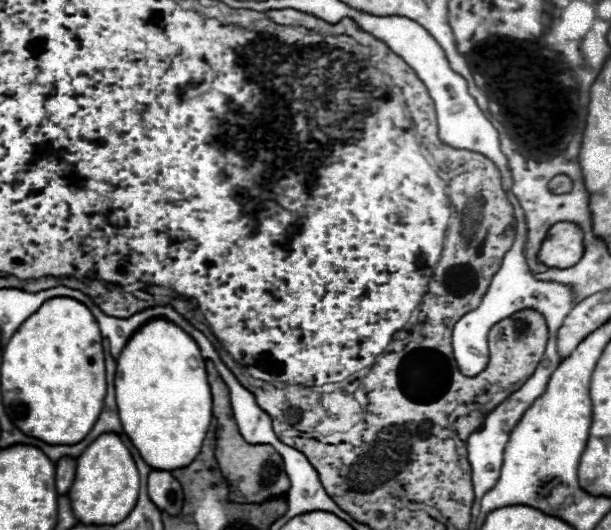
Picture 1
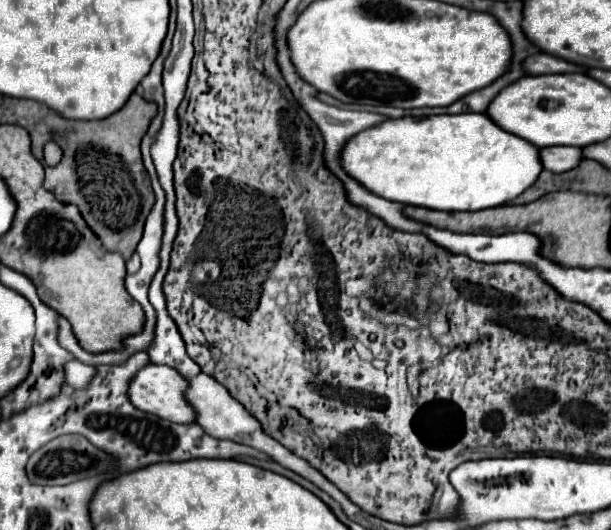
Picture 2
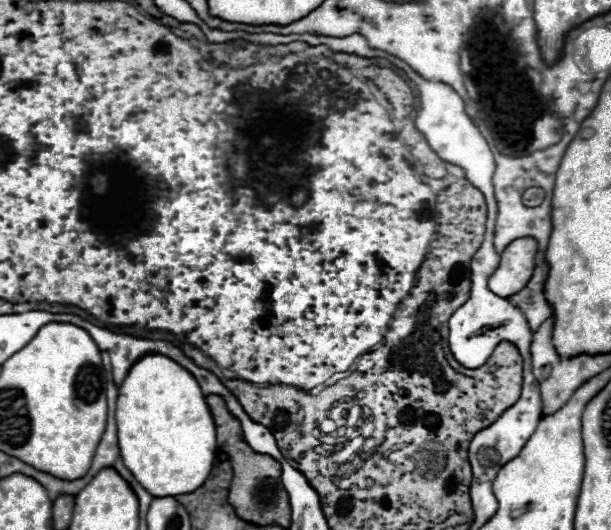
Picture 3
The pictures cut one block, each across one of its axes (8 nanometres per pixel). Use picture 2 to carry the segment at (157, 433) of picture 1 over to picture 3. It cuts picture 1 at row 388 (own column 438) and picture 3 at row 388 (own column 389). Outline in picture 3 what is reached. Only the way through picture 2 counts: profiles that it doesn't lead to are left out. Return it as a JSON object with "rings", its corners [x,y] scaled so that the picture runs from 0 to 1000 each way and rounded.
{"rings":[[[239,672],[236,679],[226,679],[216,691],[216,702],[209,706],[209,713],[203,717],[203,725],[196,728],[196,743],[193,743],[193,758],[190,758],[190,800],[193,800],[193,830],[196,830],[196,860],[203,879],[216,891],[216,898],[249,932],[249,936],[291,936],[291,932],[311,932],[318,925],[324,925],[344,898],[350,864],[354,864],[354,804],[350,804],[350,789],[344,781],[344,770],[334,755],[334,743],[327,740],[327,728],[321,725],[321,713],[311,702],[301,702],[295,694],[295,687],[288,687],[285,679],[275,679],[268,672]]]}

